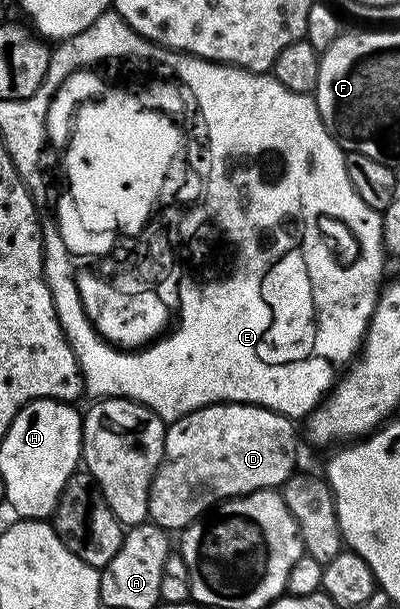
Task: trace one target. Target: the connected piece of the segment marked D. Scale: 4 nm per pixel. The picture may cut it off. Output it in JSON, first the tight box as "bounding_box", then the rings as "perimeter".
{"bounding_box":[148,403,299,531],"perimeter":[[[222,403],[220,405],[208,405],[202,409],[191,411],[187,415],[183,415],[178,421],[168,422],[165,430],[165,450],[163,451],[163,459],[161,466],[157,469],[157,474],[153,476],[153,482],[149,488],[149,516],[148,520],[154,525],[158,525],[160,529],[166,531],[184,531],[187,526],[198,517],[209,512],[218,503],[230,500],[234,497],[241,497],[244,493],[254,493],[260,489],[277,489],[285,484],[288,477],[293,476],[297,465],[297,437],[299,441],[299,429],[297,429],[292,420],[283,415],[279,415],[270,409],[264,409],[258,405],[239,405],[236,403]]]}

